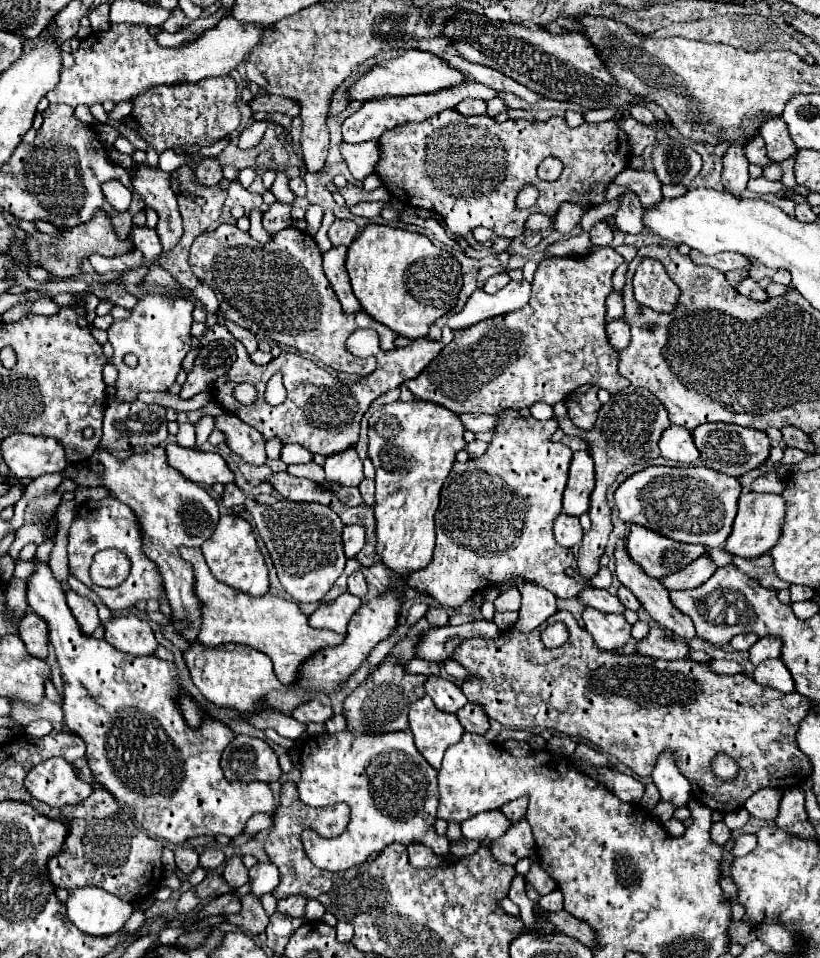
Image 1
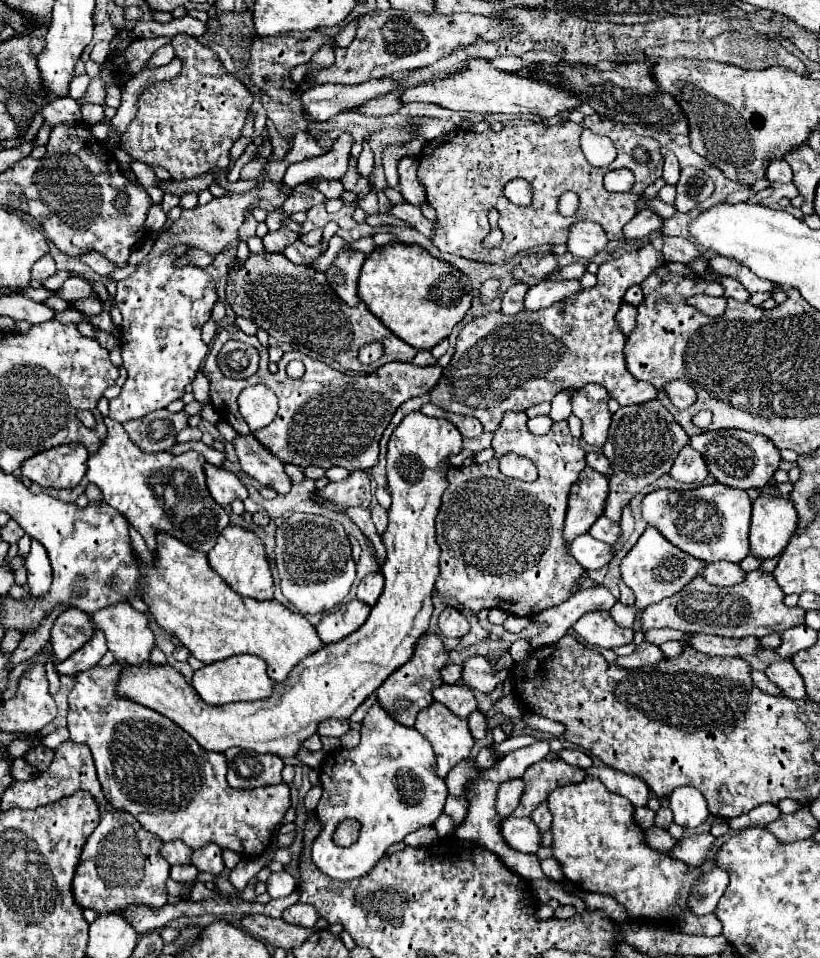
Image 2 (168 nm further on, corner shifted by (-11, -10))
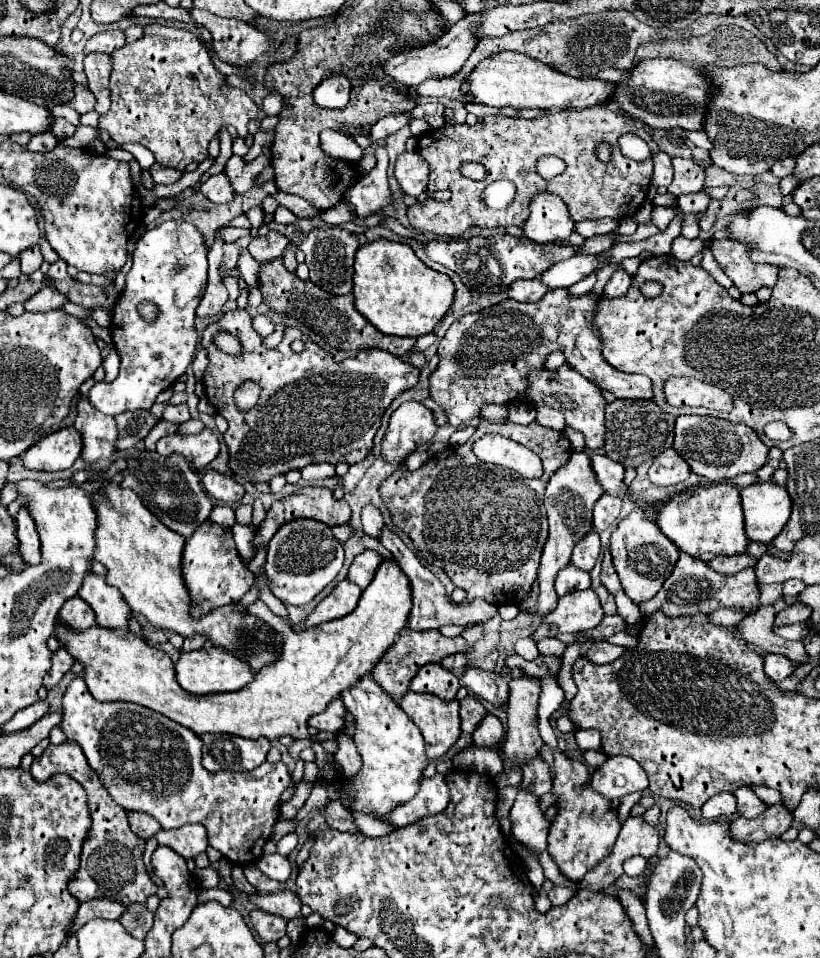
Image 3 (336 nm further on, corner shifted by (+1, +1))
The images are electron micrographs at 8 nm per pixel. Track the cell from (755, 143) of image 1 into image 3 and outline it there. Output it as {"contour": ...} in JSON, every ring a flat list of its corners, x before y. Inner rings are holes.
{"contour":[[795,158,779,160,779,162,775,162,775,164,773,164,773,168,771,168,773,176,777,176,777,178,785,178,785,176,793,174,793,170,795,170]]}

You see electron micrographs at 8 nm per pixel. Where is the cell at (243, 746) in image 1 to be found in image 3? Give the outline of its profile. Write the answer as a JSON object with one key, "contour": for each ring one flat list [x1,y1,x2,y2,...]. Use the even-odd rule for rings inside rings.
{"contour":[[201,734,203,740,203,766,209,772,217,770,253,770,265,762,271,748,267,738,247,740,233,734]]}

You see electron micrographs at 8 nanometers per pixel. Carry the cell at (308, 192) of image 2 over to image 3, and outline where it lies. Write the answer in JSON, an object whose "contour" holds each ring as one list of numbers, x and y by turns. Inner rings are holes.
{"contour":[[267,196,263,202,261,202,261,210,263,210,263,224,271,224,273,222,273,214,275,214,275,210,277,210,277,202,271,198,271,196]]}

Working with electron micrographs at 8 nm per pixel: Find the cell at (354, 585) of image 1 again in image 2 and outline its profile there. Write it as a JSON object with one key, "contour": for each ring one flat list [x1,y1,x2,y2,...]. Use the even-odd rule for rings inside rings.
{"contour":[[375,573,375,575,367,575,359,587,357,587,357,599,359,601,365,601,367,605,375,605,379,595,383,591,383,575,381,573]]}

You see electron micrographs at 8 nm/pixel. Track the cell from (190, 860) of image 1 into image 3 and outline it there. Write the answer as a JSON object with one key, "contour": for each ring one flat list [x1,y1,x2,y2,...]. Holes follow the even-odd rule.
{"contour":[[127,812,127,818,129,818,129,824,131,824,131,830,137,836,145,838,145,840,149,836,155,836,159,832,159,828,161,828,161,824,153,816,149,816,145,812]]}

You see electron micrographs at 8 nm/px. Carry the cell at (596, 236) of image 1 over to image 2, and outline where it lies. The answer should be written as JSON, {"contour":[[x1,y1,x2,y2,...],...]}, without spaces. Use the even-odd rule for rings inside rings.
{"contour":[[577,221,575,225,571,225,567,247,573,255,591,259,597,253,605,251,607,243,609,243,609,239,605,237,605,231,601,229,601,225,593,223,593,221]]}

